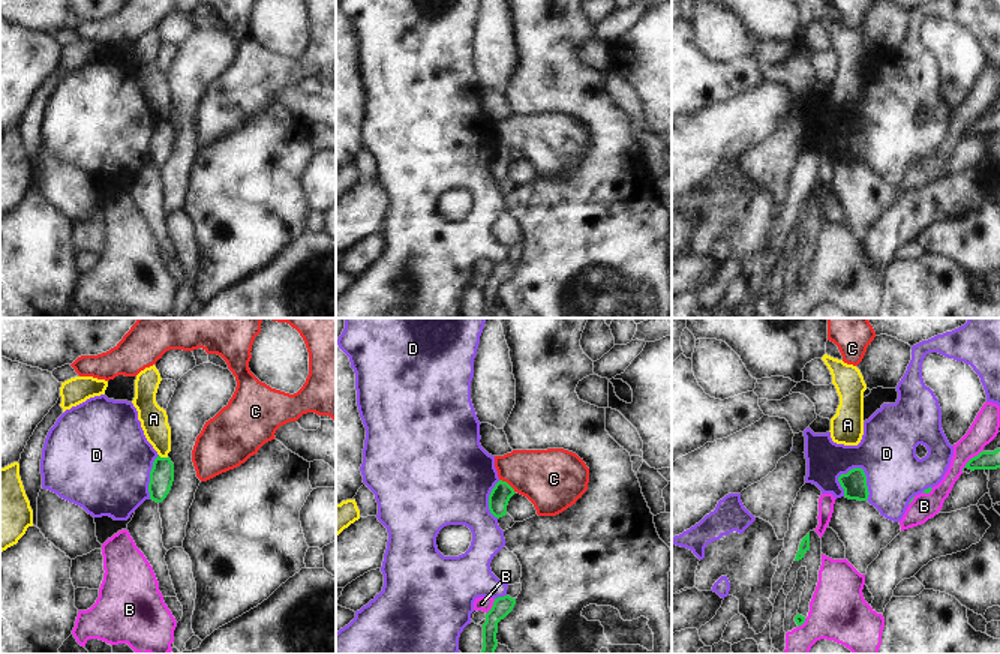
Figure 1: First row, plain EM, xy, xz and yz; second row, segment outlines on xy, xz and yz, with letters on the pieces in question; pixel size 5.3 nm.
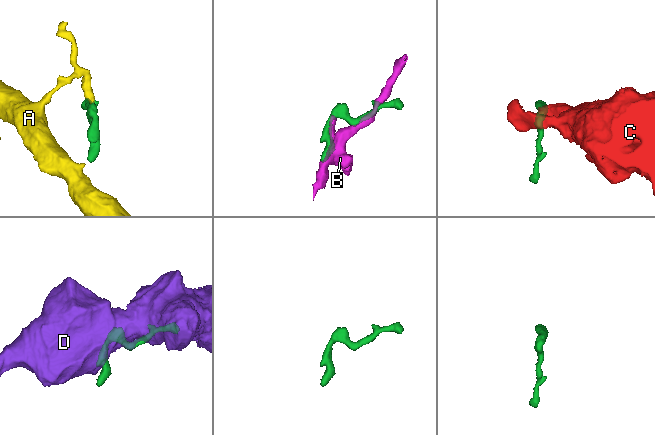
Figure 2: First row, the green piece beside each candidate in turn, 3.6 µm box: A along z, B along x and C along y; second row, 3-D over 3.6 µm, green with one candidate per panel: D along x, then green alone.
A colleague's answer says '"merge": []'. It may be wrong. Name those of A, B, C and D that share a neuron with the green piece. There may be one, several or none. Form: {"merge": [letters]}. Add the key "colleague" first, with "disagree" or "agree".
{"colleague": "agree", "merge": []}

